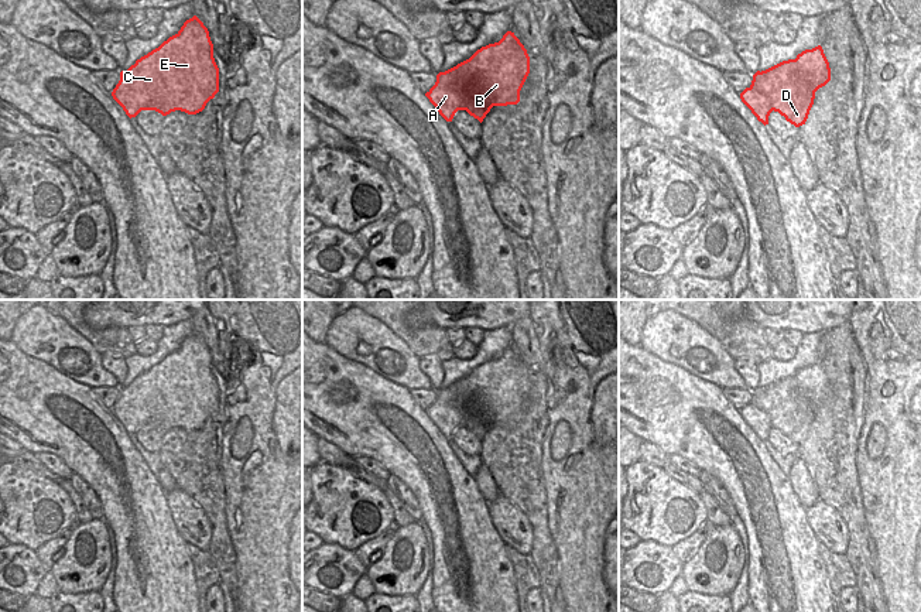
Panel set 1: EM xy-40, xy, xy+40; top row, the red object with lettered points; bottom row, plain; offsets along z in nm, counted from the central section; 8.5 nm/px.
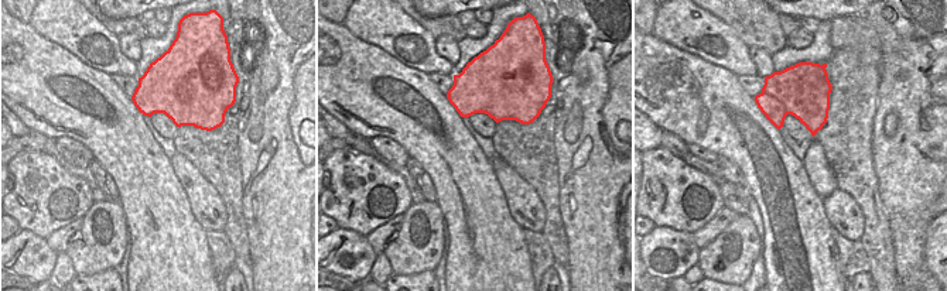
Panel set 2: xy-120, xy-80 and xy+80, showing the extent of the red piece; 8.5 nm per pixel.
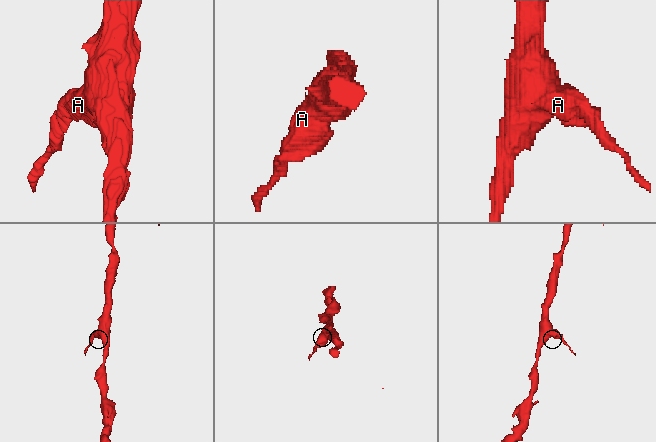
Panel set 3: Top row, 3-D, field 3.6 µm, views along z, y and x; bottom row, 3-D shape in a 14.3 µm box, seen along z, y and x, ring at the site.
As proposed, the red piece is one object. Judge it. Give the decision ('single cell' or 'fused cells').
fused cells

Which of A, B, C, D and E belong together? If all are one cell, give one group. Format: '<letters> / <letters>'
A B C E / D

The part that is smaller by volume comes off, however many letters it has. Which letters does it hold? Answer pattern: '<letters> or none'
D

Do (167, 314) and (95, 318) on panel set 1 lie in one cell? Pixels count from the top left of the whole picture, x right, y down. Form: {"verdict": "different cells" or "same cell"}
{"verdict": "same cell"}

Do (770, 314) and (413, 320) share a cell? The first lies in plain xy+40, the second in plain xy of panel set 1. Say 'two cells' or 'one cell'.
one cell

